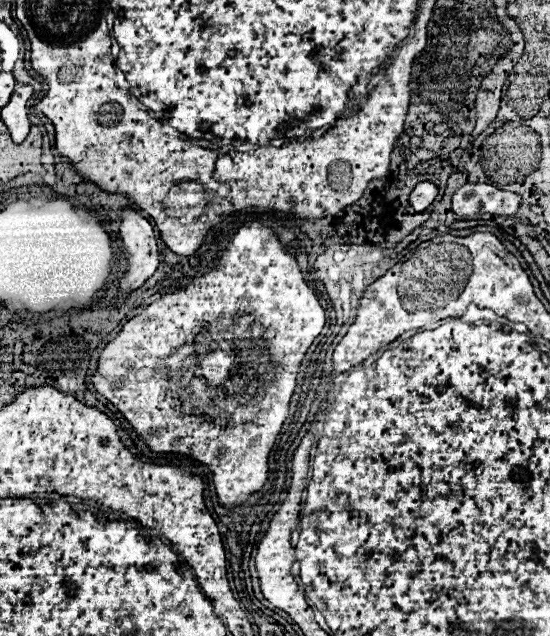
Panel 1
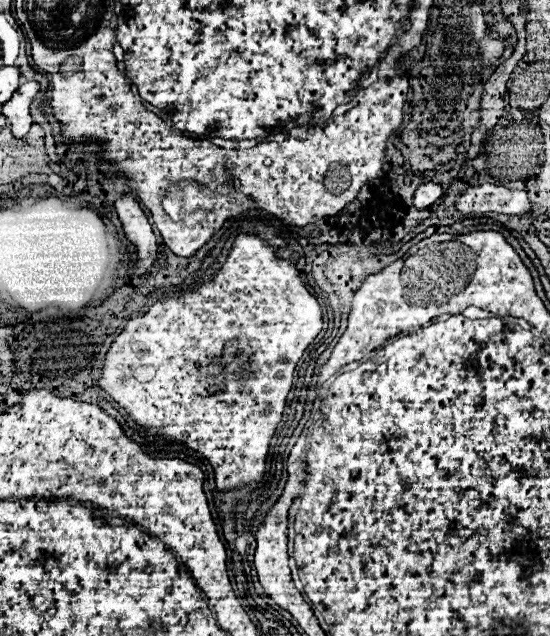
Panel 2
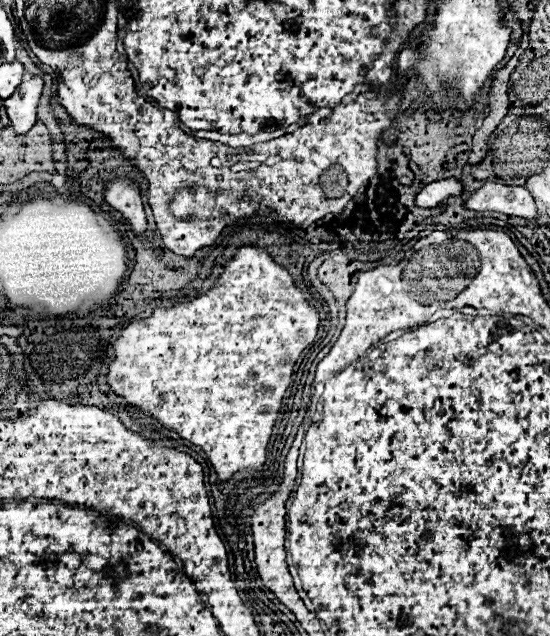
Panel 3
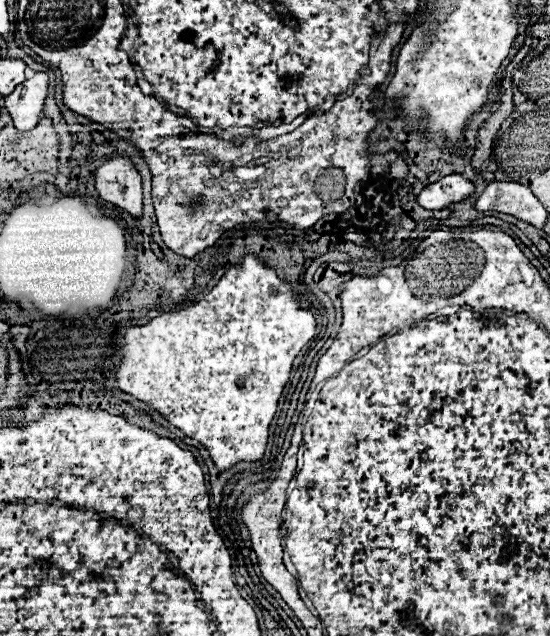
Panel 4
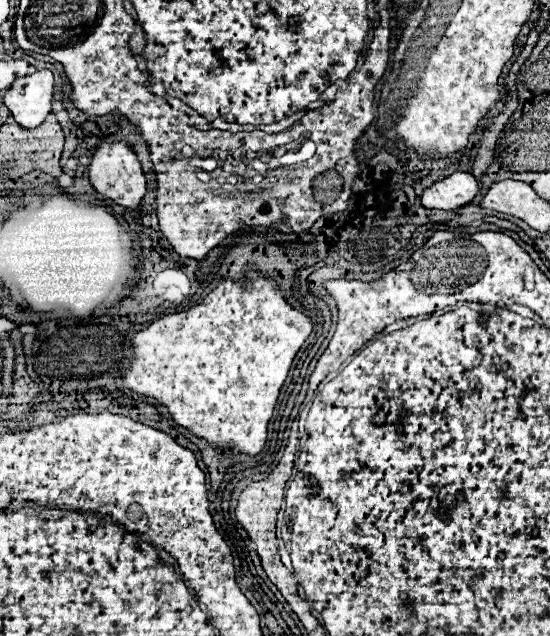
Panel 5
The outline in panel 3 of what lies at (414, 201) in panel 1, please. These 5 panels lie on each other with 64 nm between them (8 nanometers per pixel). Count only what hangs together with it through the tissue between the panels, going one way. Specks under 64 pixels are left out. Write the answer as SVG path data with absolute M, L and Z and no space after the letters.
M446 178L438 182L426 184L418 196L416 196L416 206L420 208L436 208L450 196L460 196L464 192L464 186L458 178Z

